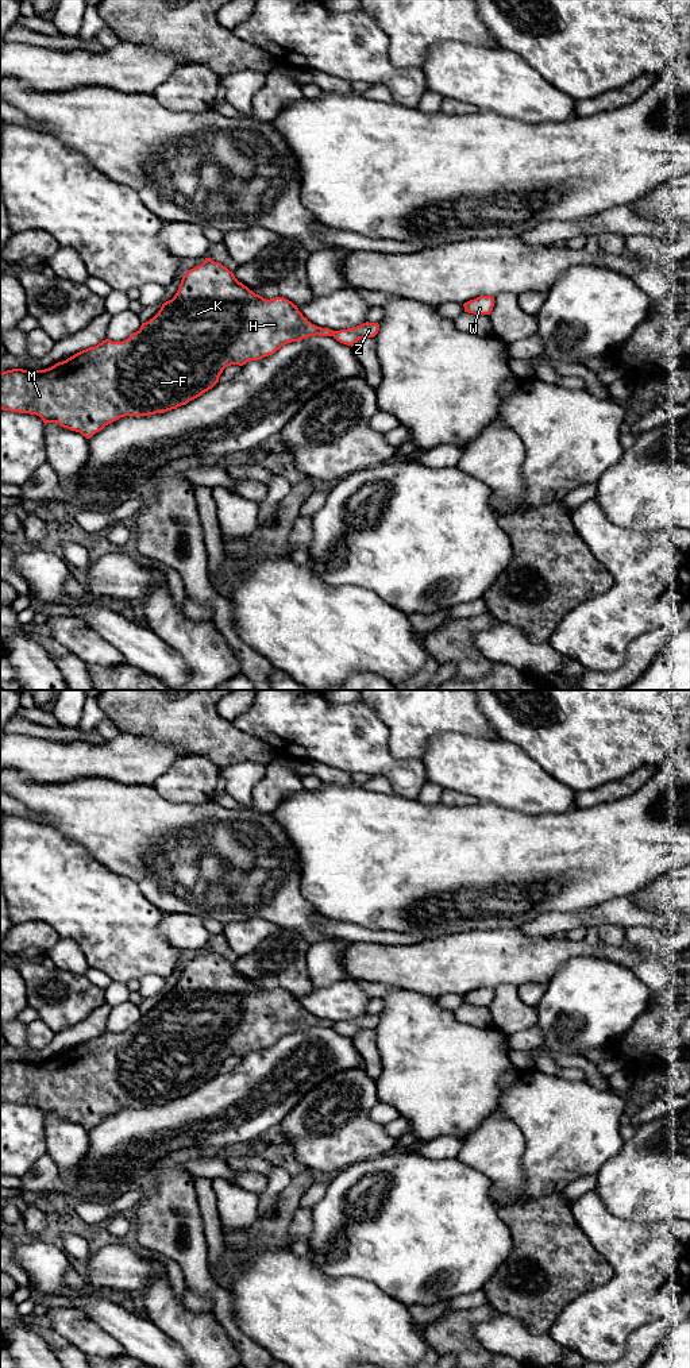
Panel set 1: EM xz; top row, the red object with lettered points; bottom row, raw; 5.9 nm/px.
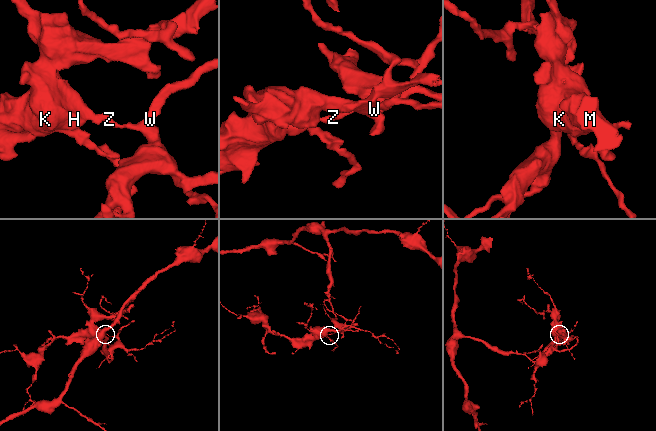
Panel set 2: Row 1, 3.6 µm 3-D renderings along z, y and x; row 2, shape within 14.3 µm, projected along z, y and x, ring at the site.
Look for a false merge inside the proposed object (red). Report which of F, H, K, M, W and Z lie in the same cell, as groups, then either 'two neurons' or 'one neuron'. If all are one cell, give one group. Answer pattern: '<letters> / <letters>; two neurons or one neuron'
F H K M / W Z; two neurons

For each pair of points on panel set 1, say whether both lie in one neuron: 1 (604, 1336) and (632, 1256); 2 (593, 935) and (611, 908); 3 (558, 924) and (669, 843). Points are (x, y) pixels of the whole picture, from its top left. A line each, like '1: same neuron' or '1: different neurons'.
1: same neuron
2: different neurons
3: different neurons

